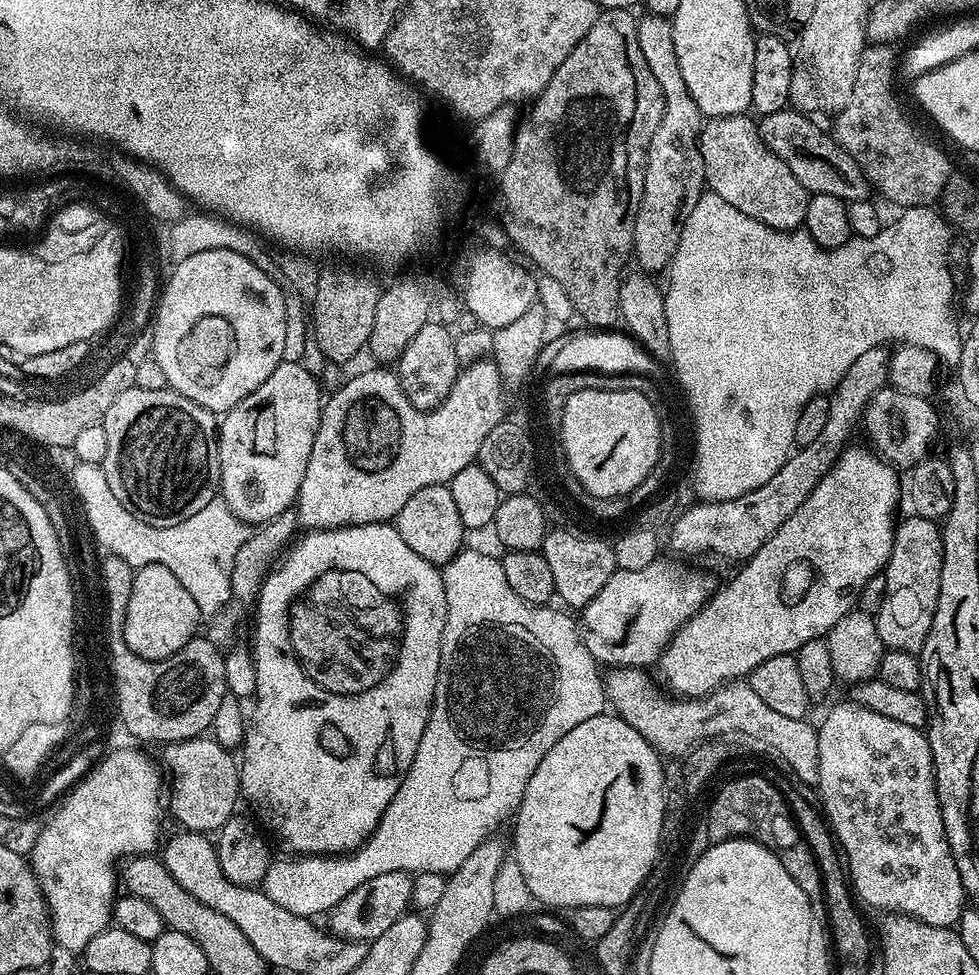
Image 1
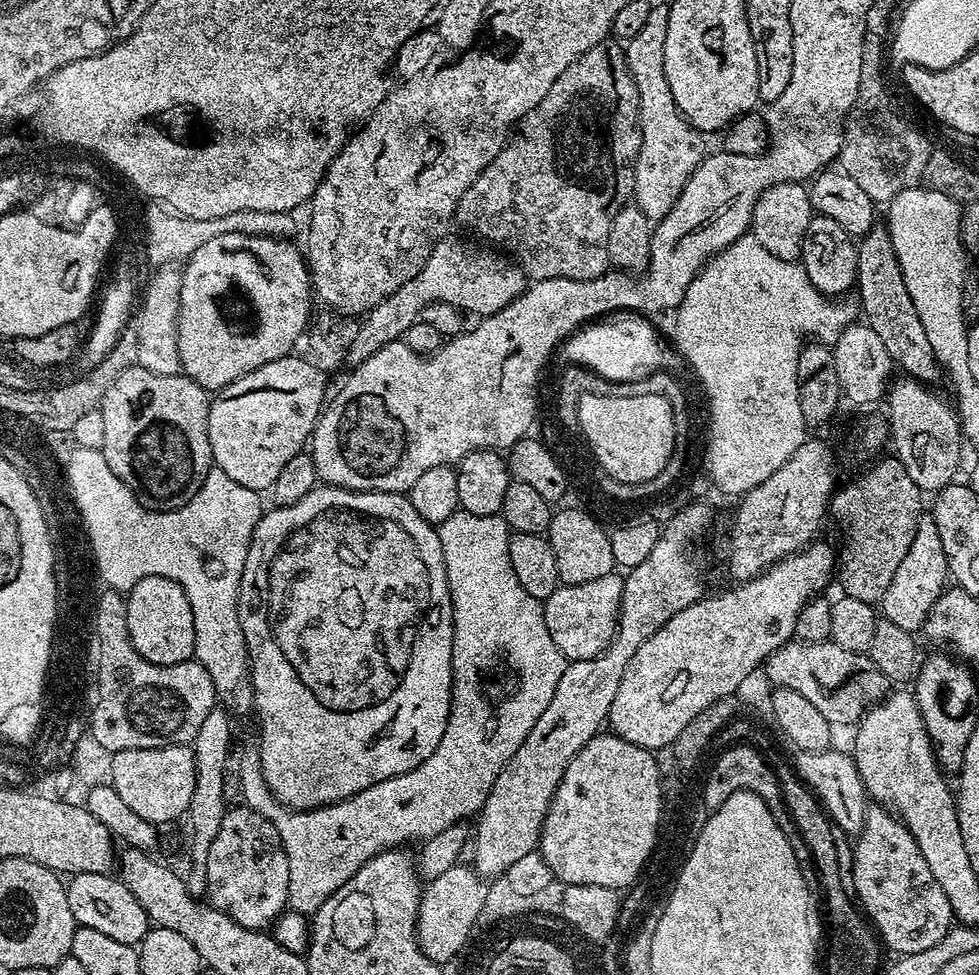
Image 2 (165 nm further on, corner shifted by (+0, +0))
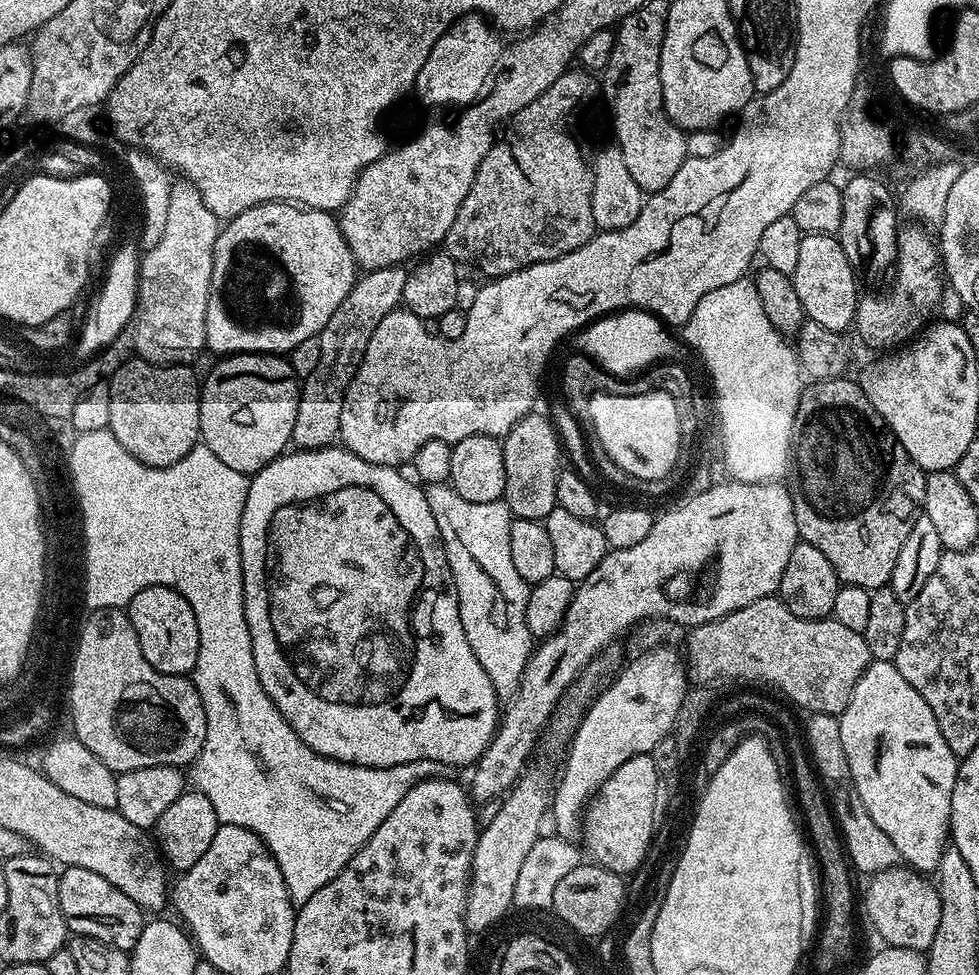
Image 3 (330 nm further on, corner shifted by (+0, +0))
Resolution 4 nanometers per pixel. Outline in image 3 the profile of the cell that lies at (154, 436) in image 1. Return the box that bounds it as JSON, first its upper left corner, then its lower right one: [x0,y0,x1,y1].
[108,358,201,468]

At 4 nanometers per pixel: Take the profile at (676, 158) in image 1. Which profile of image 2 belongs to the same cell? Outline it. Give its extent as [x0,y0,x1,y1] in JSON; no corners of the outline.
[634,3,706,222]

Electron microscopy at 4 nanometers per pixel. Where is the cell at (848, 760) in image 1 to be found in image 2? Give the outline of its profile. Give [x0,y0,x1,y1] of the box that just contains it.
[850,807,954,956]

